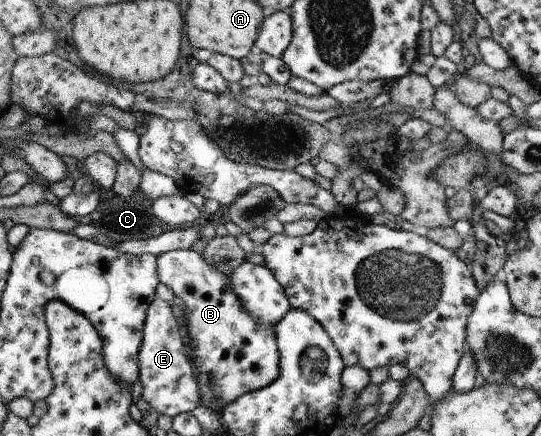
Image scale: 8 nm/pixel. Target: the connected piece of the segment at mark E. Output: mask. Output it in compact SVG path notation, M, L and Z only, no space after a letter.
M157 299L148 308L147 326L144 344L140 352L141 397L147 401L159 415L175 417L179 414L193 412L200 405L198 376L189 349L181 340L179 324L170 306L170 302Z

